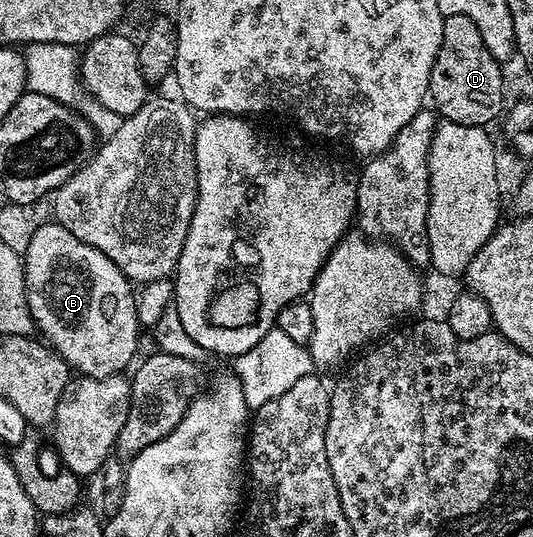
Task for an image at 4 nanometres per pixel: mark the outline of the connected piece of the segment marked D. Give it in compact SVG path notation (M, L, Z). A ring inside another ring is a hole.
M447 16L443 22L443 42L429 75L428 99L440 119L485 128L497 115L500 117L506 107L505 76L501 68L502 61L491 58L491 50L487 50L479 35L479 26L475 26L469 16Z

